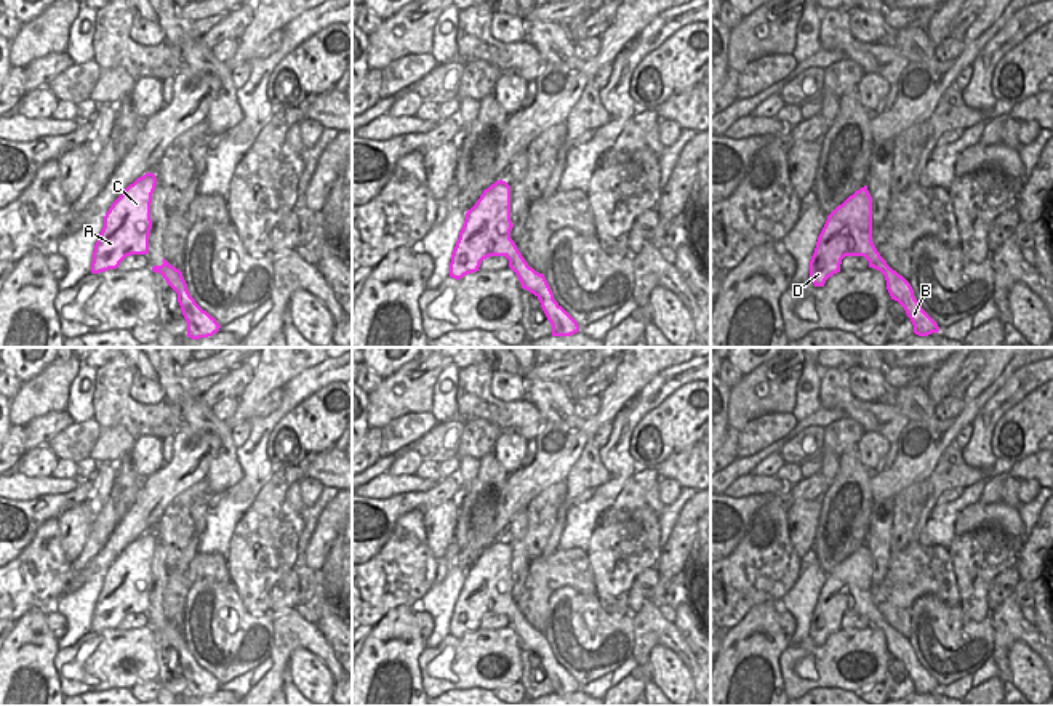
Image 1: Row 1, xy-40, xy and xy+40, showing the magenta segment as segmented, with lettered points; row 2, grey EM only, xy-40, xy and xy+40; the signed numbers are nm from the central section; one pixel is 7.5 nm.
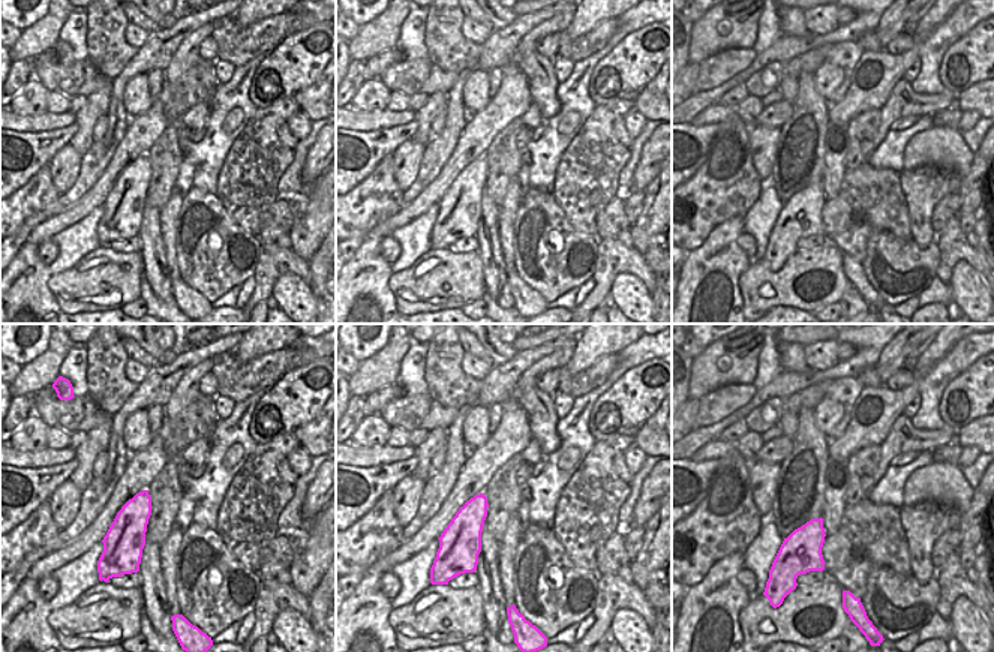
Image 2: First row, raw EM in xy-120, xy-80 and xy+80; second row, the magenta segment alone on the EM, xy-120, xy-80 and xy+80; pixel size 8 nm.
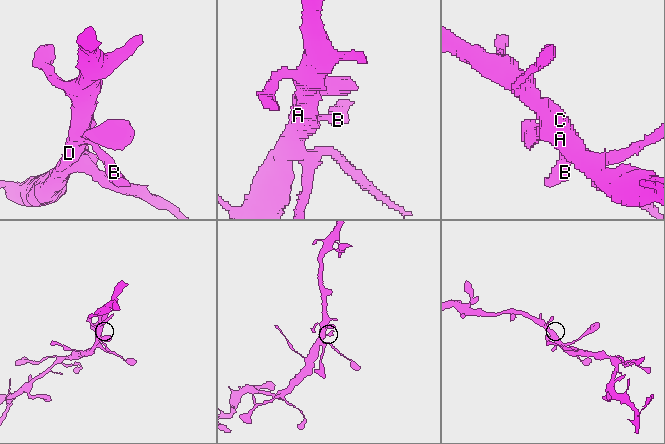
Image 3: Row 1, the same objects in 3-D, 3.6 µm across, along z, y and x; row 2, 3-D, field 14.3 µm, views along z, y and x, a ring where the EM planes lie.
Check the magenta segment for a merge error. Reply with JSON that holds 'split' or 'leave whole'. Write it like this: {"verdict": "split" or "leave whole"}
{"verdict": "leave whole"}

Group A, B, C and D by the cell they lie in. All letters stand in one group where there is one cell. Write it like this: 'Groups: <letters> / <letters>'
Groups: A B C D

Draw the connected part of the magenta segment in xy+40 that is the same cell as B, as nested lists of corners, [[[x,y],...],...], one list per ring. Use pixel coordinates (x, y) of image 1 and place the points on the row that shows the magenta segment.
[[[867,186],[827,216],[810,261],[810,280],[815,287],[824,287],[829,277],[840,272],[845,256],[864,256],[869,267],[885,275],[891,299],[904,307],[915,335],[928,336],[939,331],[938,323],[915,299],[911,283],[887,264],[872,242],[872,197]]]

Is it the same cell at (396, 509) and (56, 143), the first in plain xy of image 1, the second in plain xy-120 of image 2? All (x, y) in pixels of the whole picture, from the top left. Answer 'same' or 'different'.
same

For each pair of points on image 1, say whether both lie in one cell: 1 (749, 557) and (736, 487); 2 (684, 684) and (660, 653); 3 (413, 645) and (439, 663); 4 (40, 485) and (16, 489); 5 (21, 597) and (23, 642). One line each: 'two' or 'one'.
1: two
2: one
3: two
4: one
5: two

